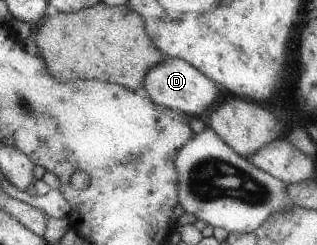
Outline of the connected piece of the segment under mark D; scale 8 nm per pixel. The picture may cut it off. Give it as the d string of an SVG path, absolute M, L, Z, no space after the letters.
M165 57L162 62L154 65L147 72L143 87L148 91L151 99L159 105L179 110L190 117L203 117L205 111L217 107L219 103L219 89L207 74L200 72L192 63L184 59Z

